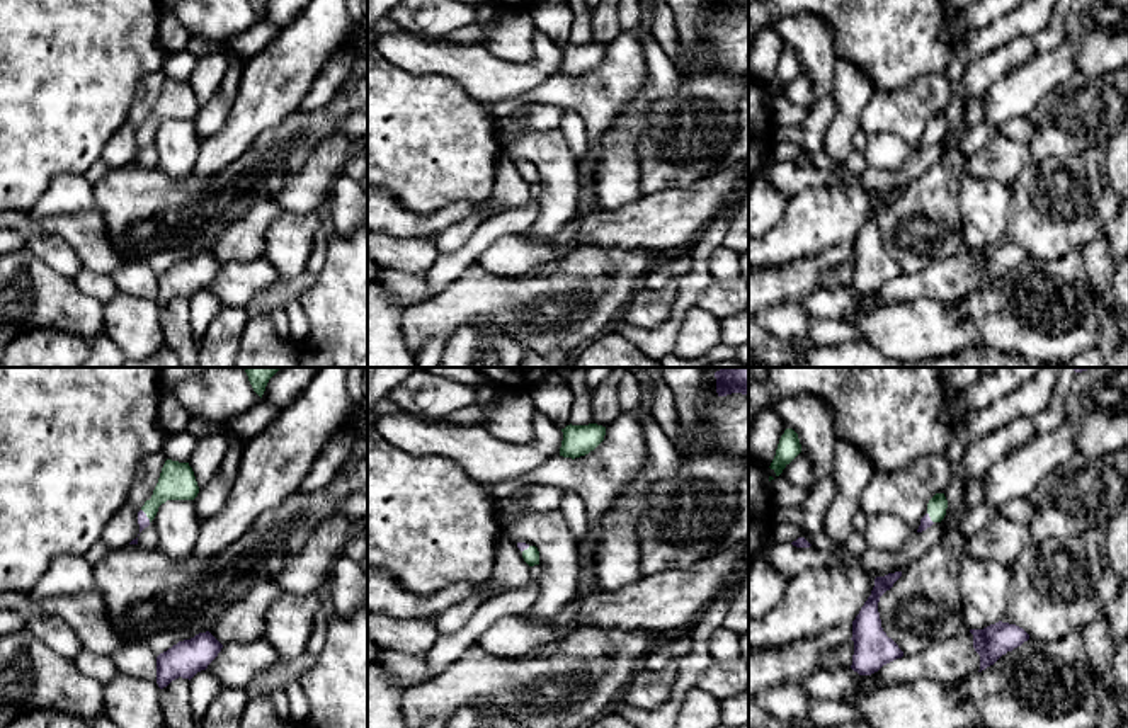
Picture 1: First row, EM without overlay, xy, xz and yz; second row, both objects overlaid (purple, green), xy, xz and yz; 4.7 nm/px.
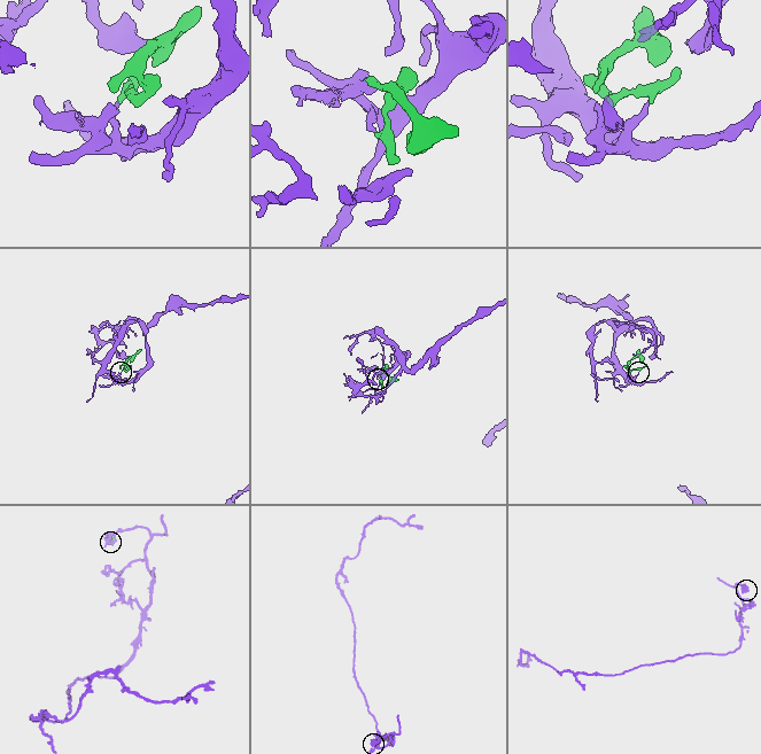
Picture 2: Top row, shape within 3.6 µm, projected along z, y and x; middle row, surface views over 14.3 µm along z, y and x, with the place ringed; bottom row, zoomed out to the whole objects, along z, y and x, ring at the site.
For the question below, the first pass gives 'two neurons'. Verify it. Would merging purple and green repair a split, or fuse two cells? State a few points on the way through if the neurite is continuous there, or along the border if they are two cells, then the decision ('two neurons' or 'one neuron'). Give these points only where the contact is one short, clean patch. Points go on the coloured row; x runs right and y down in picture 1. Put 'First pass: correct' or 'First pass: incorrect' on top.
First pass: incorrect
way xy (143, 521), (145, 516), (177, 482); one neuron

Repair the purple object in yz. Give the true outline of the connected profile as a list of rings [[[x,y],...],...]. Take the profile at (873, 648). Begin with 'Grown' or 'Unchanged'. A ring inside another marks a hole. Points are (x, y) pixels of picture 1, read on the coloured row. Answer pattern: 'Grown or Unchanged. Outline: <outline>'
Unchanged. Outline: [[[902,572],[874,578],[871,595],[852,621],[854,655],[851,668],[859,675],[871,675],[883,665],[902,658],[903,651],[886,636],[878,612],[880,597],[893,587]]]

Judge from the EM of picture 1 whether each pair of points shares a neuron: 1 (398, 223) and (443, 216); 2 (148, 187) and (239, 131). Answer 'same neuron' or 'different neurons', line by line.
1: same neuron
2: different neurons

